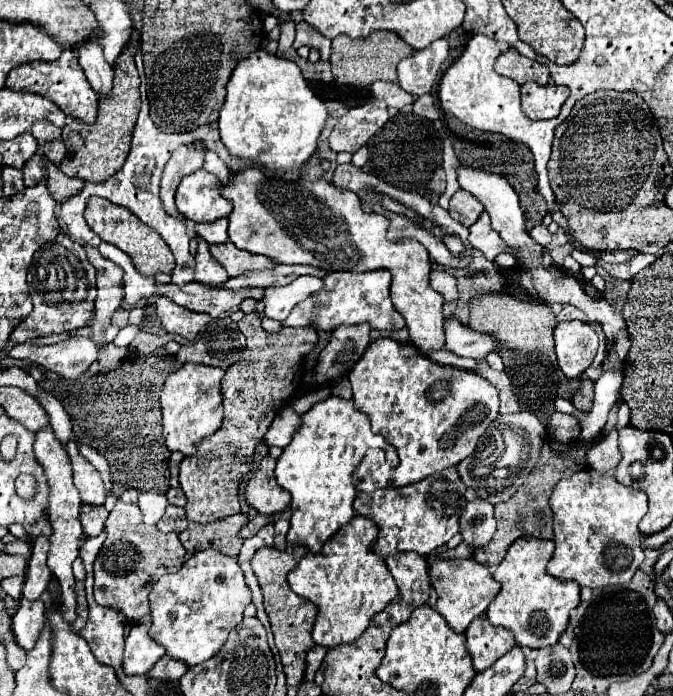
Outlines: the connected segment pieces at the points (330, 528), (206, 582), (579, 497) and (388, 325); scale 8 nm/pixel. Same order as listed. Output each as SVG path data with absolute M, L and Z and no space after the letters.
M330 395L312 405L300 419L302 425L294 431L290 445L284 447L276 461L276 481L292 495L292 519L286 541L290 545L304 545L310 553L318 553L324 541L354 517L352 501L356 497L356 487L352 485L352 471L366 451L370 447L384 449L387 463L392 467L399 464L399 458L394 447L372 433L368 415L354 409L352 399Z
M206 549L194 553L178 573L160 577L150 591L152 627L150 637L166 649L168 657L198 665L214 657L228 633L242 621L244 607L252 601L244 573L234 557Z
M582 469L558 481L550 495L554 513L554 555L548 563L548 573L578 581L582 587L598 589L616 583L628 583L644 561L640 547L638 523L648 511L644 491L618 483L610 473Z
M374 269L366 273L354 271L332 271L324 277L324 289L310 295L304 303L298 303L290 317L282 323L284 327L306 327L314 325L322 331L332 331L338 325L356 325L356 323L370 323L372 329L402 329L404 319L394 309L390 299L390 283L392 275L386 269Z

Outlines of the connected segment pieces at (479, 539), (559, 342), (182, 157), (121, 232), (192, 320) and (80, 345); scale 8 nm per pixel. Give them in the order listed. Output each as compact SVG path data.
M482 499L470 501L460 519L460 535L464 543L470 545L472 549L484 547L494 537L494 531L496 531L494 507Z
M562 321L554 329L558 365L568 379L582 375L598 351L598 335L592 325L582 321Z
M178 147L170 161L164 167L162 173L162 181L160 181L160 201L164 205L164 211L168 215L174 215L182 221L186 221L186 217L182 217L182 213L176 209L174 205L174 195L176 195L176 187L182 181L182 177L186 177L190 171L200 169L204 163L204 151L196 151L192 147Z
M90 197L84 215L86 215L86 223L90 225L90 229L102 241L112 243L112 245L120 247L124 253L128 253L132 257L136 269L142 275L156 275L160 271L170 273L174 269L174 257L172 257L172 251L166 247L166 241L156 231L150 231L150 227L146 227L144 223L138 223L138 219L134 219L134 215L130 215L130 211L126 211L126 207L118 207L102 197Z
M158 297L158 301L156 301L156 315L160 317L164 331L178 333L178 335L186 337L188 341L192 341L200 333L200 329L206 323L212 321L210 315L194 313L194 311L190 311L186 307L176 305L168 297Z
M70 337L54 345L36 345L26 341L10 349L10 357L28 357L32 363L56 371L66 379L80 377L98 357L96 345L88 337Z

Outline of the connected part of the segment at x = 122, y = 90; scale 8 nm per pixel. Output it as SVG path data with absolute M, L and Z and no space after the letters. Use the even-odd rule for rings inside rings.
M138 33L130 37L130 43L126 43L122 55L118 55L114 63L114 85L112 85L112 95L100 97L100 111L94 123L84 123L84 121L70 121L66 125L66 133L70 129L80 131L82 137L86 139L86 147L80 151L74 151L70 145L66 149L66 157L60 163L60 169L68 177L80 177L84 181L106 181L108 177L114 175L124 165L124 159L130 149L130 139L132 139L132 129L136 125L136 117L140 111L140 77L136 71L134 55L140 49L140 39Z

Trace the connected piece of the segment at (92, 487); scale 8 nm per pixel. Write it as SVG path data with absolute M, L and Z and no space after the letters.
M68 441L66 451L72 459L72 471L74 471L74 485L80 491L80 499L86 505L102 505L106 499L106 489L102 485L100 473L94 469L94 465L90 465L90 461L86 461L80 451L76 441Z

